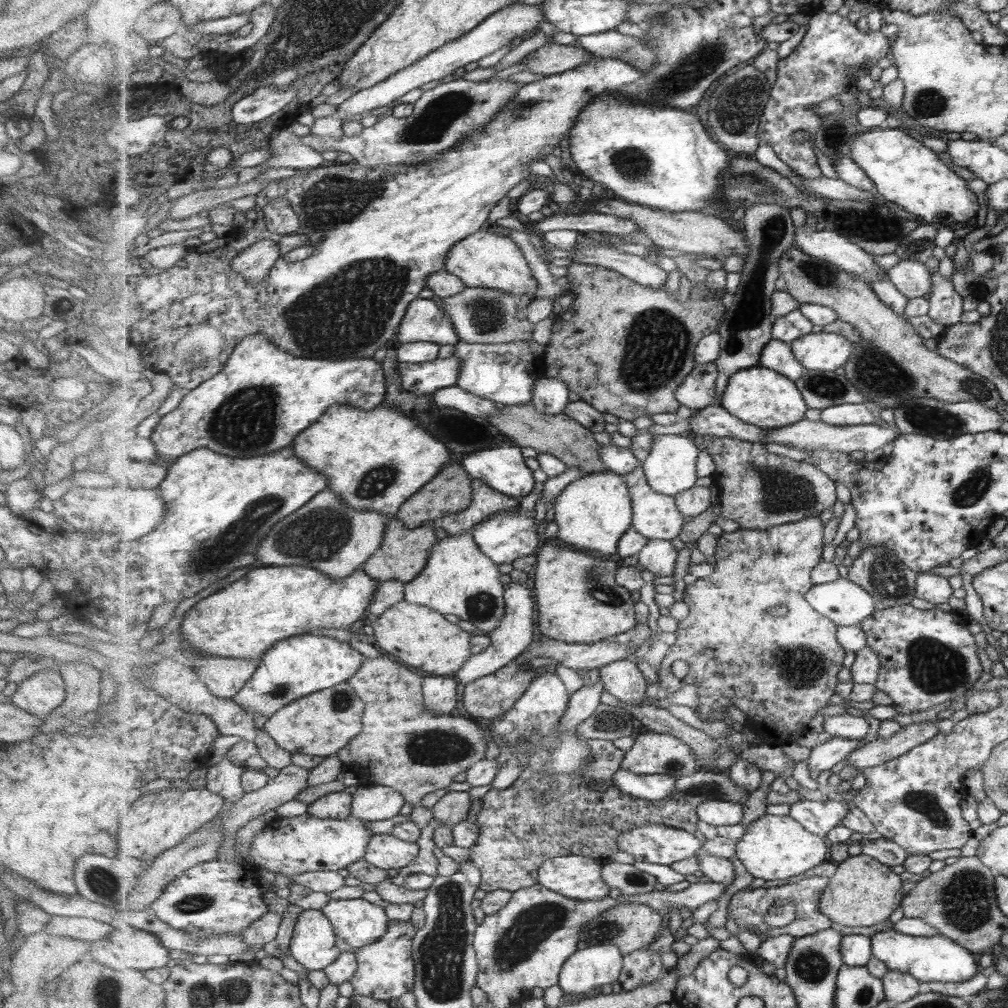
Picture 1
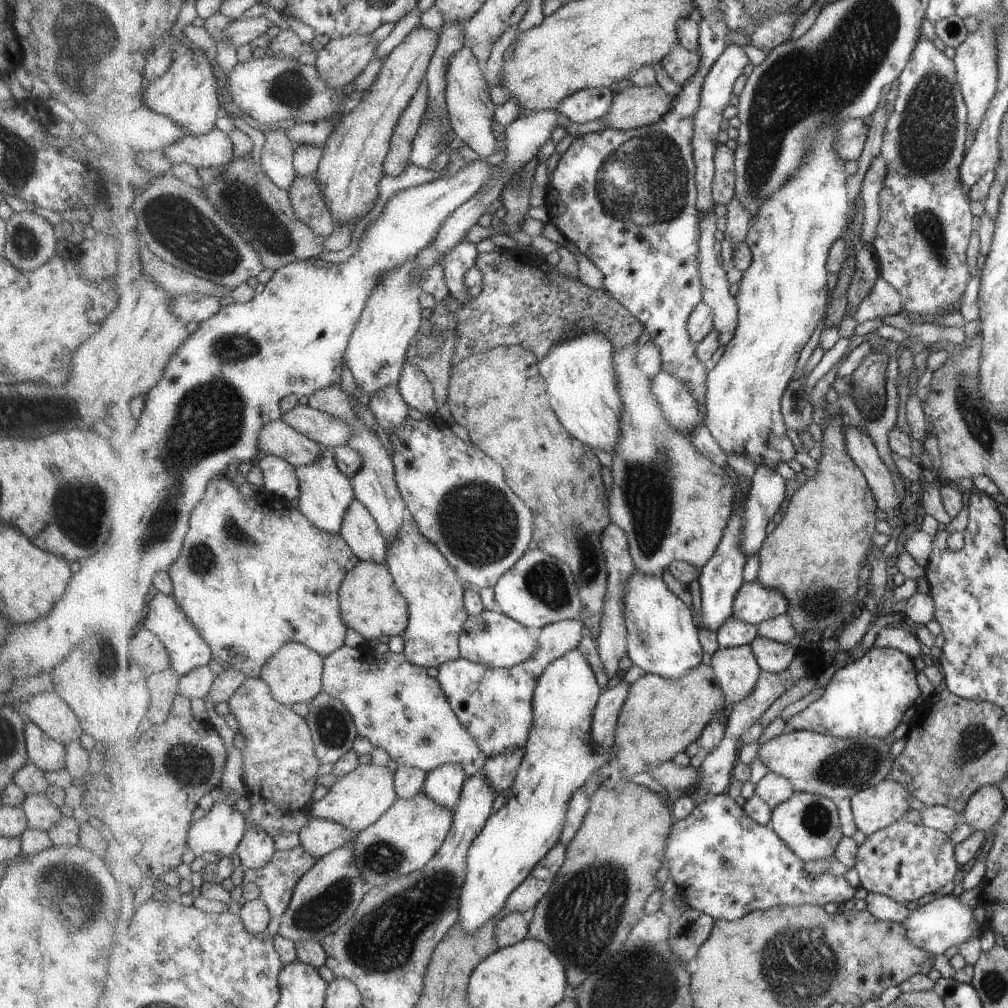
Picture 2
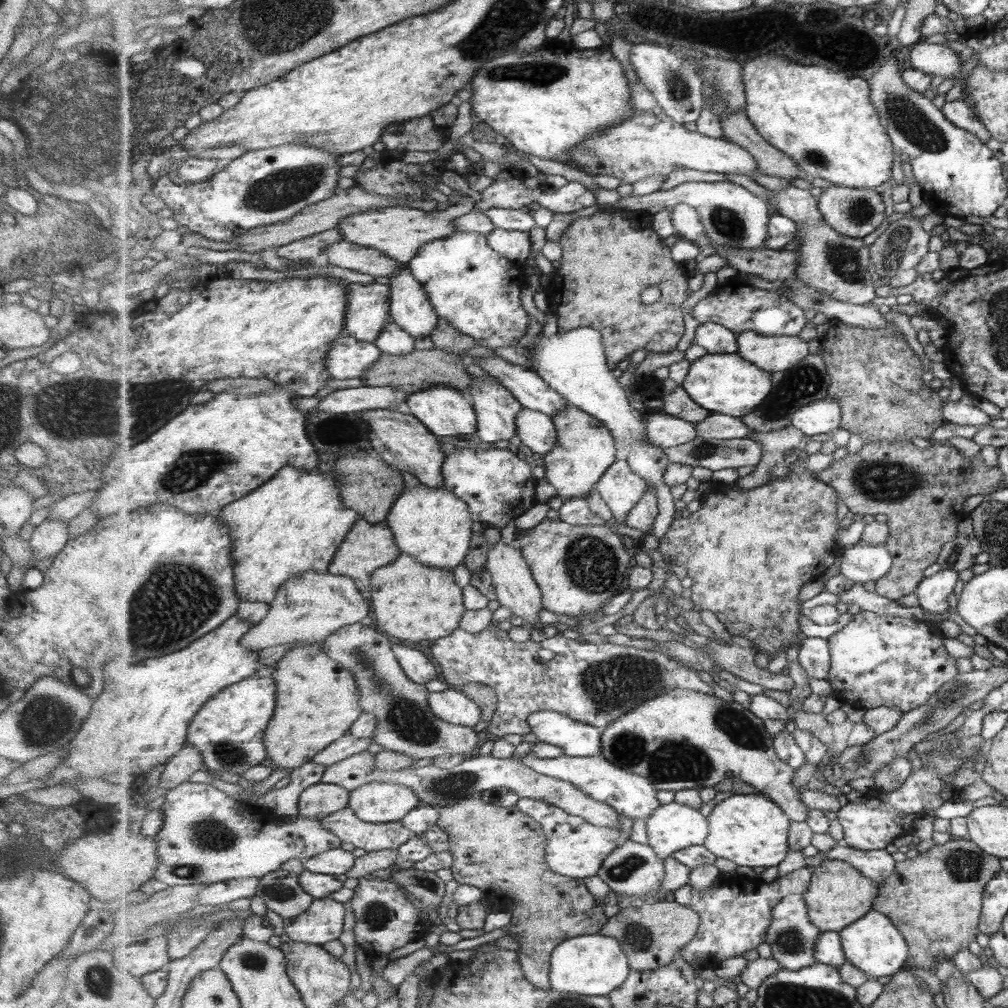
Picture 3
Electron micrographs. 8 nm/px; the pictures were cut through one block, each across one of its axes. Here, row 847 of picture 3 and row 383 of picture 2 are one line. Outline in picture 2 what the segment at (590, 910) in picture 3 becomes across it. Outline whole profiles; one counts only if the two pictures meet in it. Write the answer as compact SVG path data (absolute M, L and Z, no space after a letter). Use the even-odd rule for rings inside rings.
M519 346L491 348L479 354L466 354L465 360L453 366L450 374L448 406L458 424L463 426L470 441L484 449L504 469L508 484L524 500L535 516L534 542L537 548L569 564L576 576L577 588L584 604L579 620L584 624L584 634L601 636L601 616L605 596L609 590L608 560L601 544L605 528L611 524L609 500L603 482L603 464L596 453L577 440L561 424L550 403L548 384L541 376L539 358L533 350Z

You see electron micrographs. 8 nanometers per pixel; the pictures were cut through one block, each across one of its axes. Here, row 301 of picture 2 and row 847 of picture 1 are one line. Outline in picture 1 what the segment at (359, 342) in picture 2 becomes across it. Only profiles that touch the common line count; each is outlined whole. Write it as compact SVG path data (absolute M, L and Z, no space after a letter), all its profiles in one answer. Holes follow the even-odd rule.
M376 834L368 844L365 860L382 868L405 868L419 854L417 843L405 842L393 835Z

